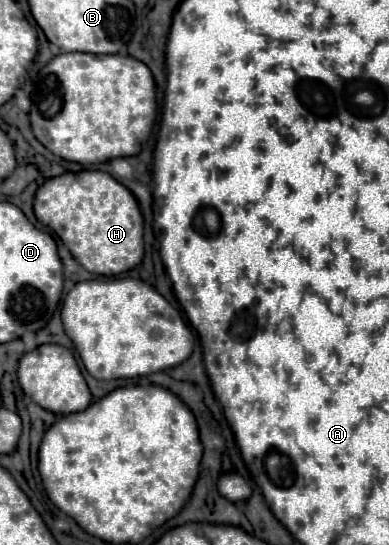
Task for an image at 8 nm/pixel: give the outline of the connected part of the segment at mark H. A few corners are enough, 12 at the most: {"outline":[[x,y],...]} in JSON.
{"outline":[[107,172],[49,178],[33,212],[93,274],[143,258],[139,202]]}

